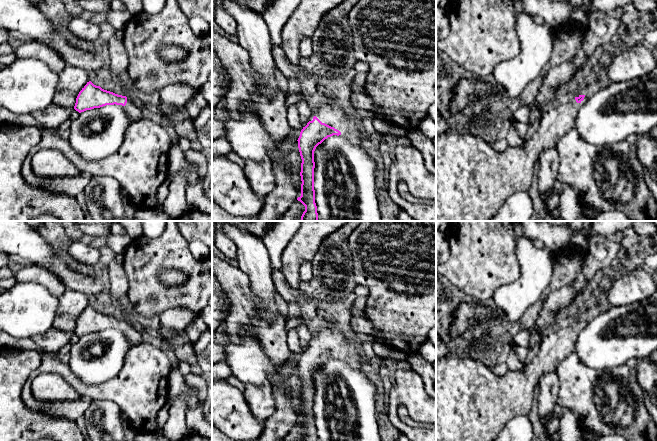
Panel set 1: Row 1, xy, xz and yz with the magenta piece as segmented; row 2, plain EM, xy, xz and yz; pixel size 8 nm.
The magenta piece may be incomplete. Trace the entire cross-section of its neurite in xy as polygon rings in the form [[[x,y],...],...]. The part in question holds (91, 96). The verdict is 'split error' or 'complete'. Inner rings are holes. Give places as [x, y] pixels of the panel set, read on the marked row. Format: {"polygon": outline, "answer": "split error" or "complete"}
{"polygon": [[[91,81],[79,92],[74,109],[79,113],[106,105],[122,105],[127,103],[127,97],[115,94],[94,85]]], "answer": "complete"}

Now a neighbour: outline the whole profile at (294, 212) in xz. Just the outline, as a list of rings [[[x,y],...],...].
[[[295,200],[278,221],[301,221],[304,211],[305,206],[300,201]]]

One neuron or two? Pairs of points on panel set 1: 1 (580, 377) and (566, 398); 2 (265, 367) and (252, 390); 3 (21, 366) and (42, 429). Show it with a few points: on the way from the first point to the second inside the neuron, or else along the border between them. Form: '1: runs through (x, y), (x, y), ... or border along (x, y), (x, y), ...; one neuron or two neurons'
1: runs through (580, 382), (571, 393); one neuron
2: border along (269, 381), (259, 385), (246, 386); two neurons
3: runs through (15, 382), (15, 404), (26, 415); one neuron

